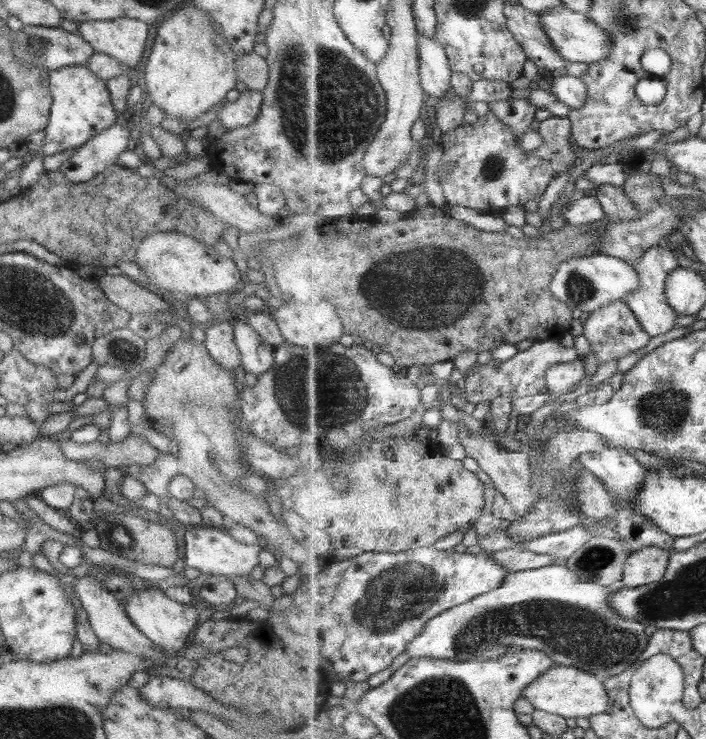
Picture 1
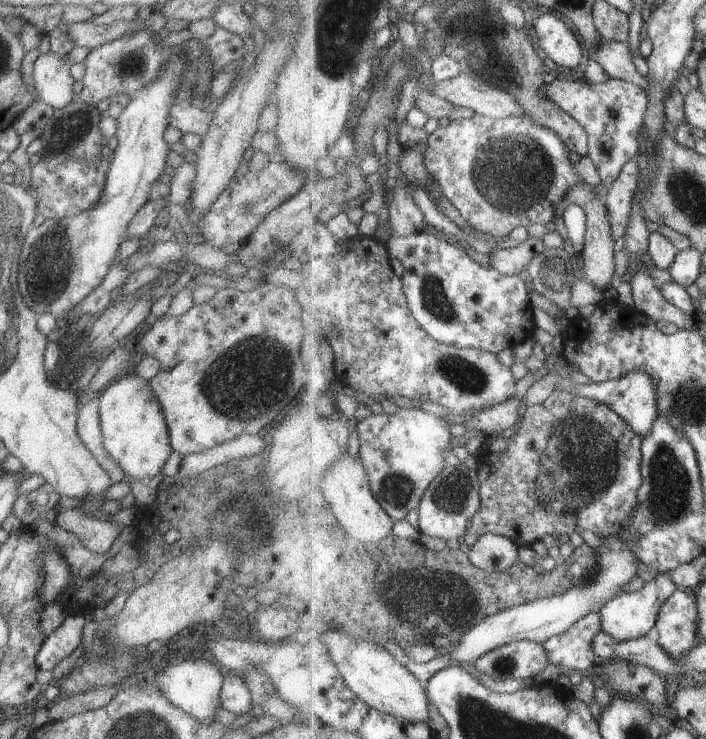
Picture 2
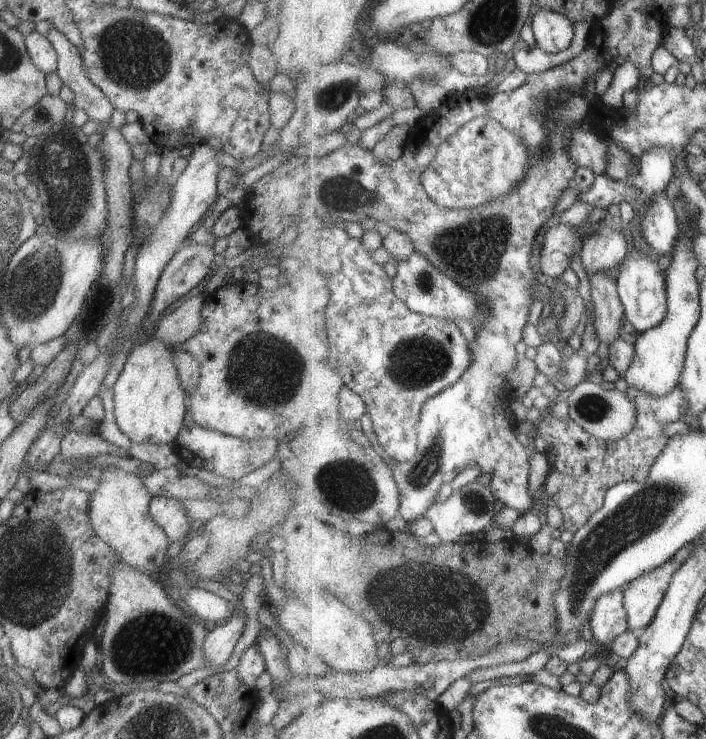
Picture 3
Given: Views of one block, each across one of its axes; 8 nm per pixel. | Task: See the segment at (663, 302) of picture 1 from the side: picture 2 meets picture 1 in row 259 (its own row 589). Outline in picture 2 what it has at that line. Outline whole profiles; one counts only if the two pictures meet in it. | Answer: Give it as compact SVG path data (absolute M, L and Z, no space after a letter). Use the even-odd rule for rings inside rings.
M670 572L661 573L658 578L648 582L642 590L625 593L604 605L599 614L602 616L603 632L610 634L616 641L632 641L656 634L660 612L667 601L678 591L678 584L671 578Z

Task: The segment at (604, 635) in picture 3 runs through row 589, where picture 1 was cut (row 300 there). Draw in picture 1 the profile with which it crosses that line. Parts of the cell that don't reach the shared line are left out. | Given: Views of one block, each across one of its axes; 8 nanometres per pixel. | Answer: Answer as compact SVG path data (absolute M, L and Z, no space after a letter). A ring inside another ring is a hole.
M625 300L617 301L614 305L592 313L584 328L584 335L589 339L591 350L596 352L600 364L610 360L622 360L632 352L640 352L644 346L652 342L653 337L650 332L646 332L644 325Z

